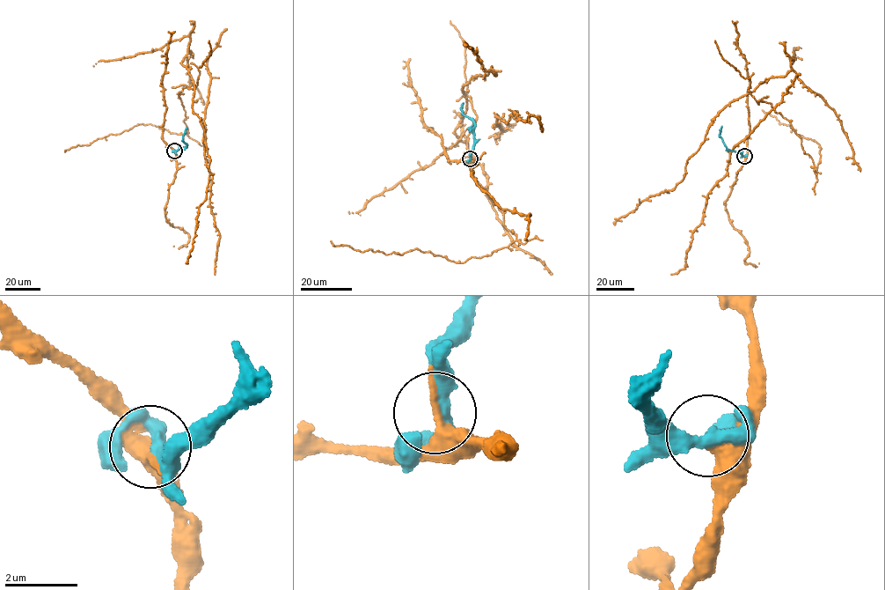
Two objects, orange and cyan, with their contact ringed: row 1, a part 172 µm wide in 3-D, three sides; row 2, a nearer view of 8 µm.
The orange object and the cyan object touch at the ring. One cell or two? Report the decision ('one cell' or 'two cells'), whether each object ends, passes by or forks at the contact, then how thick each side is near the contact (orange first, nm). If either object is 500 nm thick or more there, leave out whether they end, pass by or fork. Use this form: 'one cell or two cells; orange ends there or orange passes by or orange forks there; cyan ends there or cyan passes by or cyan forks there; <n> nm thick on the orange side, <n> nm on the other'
two cells; orange passes by; cyan passes by; 320 nm thick on the orange side, 360 nm on the other

